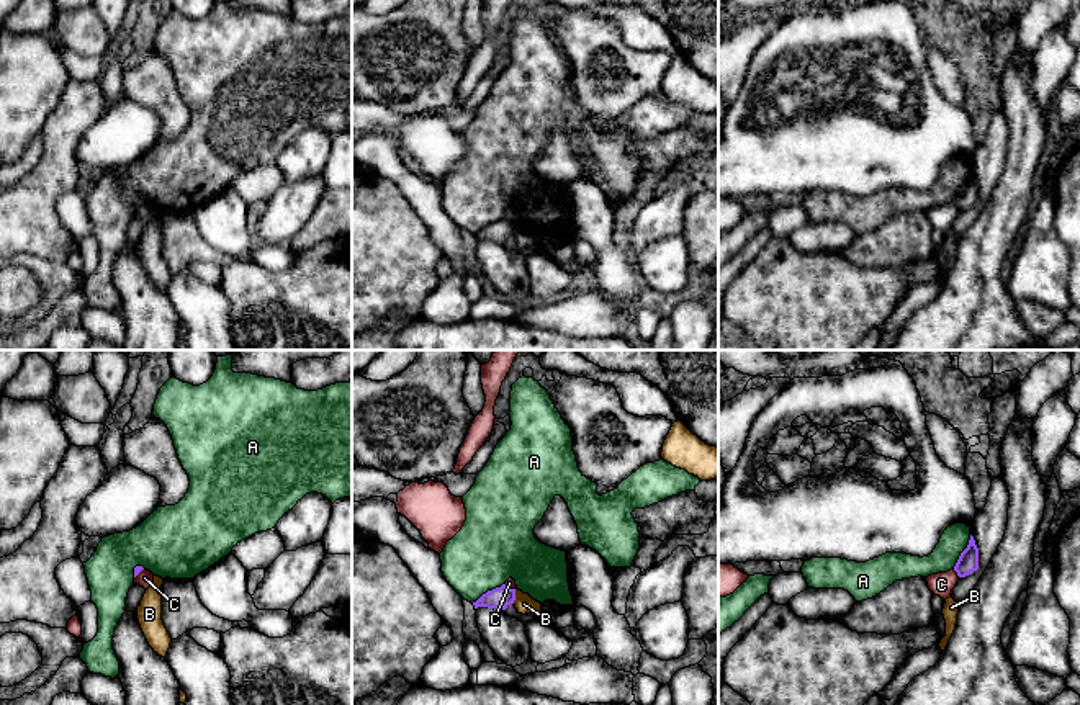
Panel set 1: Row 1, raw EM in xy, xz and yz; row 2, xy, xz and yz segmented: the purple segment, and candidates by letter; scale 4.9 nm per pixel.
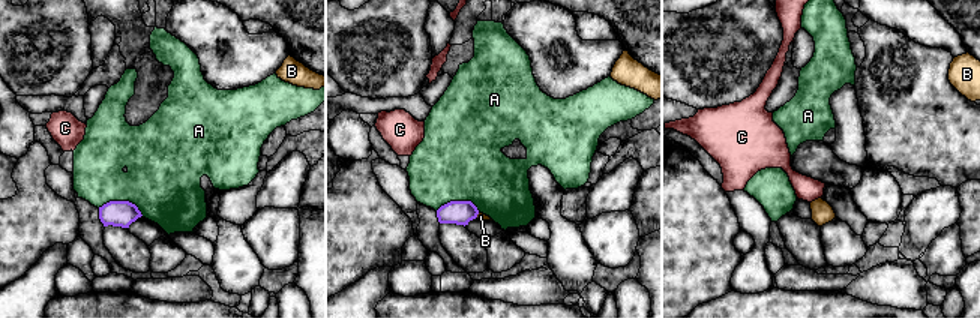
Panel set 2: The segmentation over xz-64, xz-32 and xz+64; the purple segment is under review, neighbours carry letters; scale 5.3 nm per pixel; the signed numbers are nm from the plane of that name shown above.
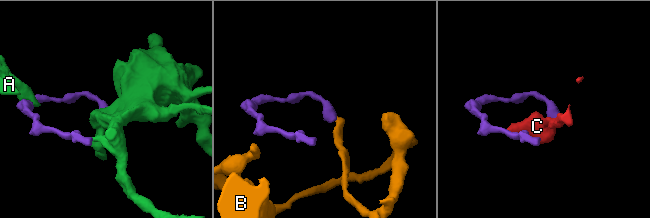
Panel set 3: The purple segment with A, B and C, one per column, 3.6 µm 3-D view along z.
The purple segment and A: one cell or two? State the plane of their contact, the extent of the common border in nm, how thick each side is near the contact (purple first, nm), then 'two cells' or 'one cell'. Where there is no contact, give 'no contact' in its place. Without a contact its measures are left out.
yz | 190 nm | 100/140 nm | two cells

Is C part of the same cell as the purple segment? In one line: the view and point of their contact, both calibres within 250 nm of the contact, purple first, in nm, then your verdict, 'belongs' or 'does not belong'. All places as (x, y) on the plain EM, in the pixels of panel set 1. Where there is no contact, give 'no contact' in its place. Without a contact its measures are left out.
meets purple in yz at (956, 205); 100 nm thick on the purple side, 120 nm on the other; does not belong

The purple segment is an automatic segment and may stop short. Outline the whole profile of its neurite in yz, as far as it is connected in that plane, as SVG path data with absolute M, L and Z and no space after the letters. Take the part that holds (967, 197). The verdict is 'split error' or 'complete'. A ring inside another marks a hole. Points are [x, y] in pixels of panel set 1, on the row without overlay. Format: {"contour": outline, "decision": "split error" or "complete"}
{"contour": "M970 168L967 182L961 186L954 204L959 211L965 211L979 203L979 182L974 170Z", "decision": "complete"}

